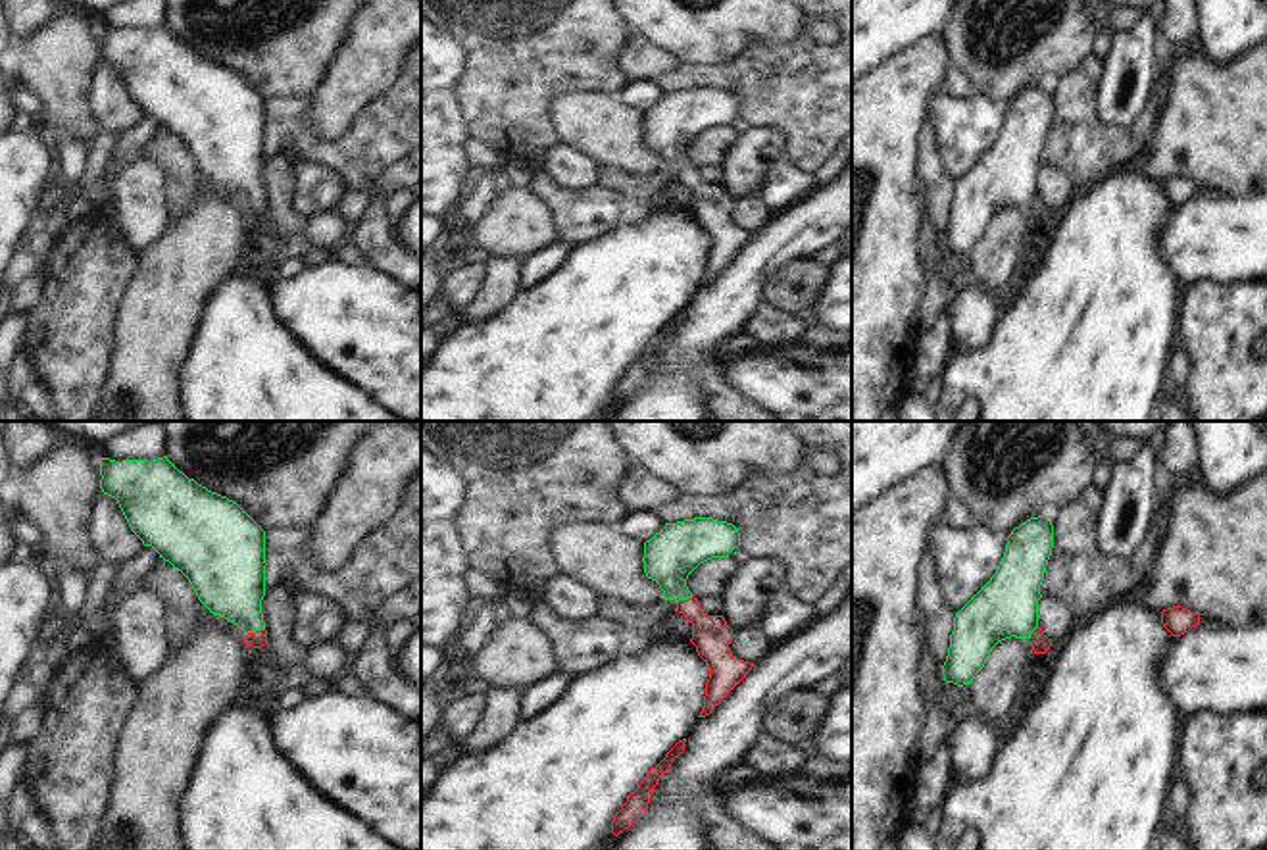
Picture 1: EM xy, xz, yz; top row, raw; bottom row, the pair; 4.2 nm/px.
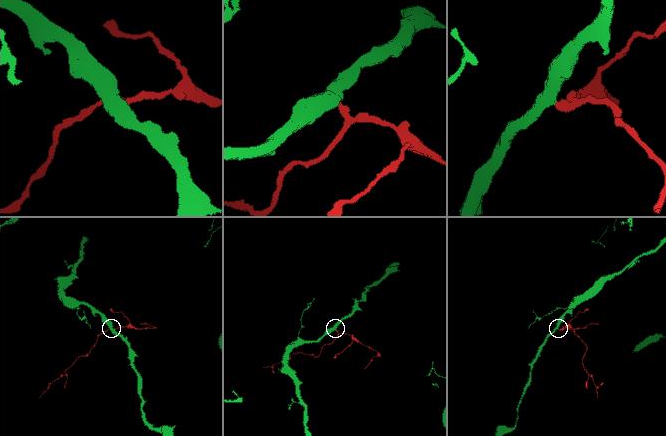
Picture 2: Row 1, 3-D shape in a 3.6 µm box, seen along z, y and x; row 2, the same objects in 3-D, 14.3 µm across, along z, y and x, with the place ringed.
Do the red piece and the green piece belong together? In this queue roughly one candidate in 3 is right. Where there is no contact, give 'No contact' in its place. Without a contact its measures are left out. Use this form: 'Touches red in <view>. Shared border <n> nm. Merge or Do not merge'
Touches red in xy. Shared border 100 nm. Merge.

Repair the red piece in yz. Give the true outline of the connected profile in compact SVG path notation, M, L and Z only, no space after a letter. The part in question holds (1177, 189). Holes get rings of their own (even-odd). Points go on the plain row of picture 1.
M1173 175L1161 181L1161 192L1173 206L1180 206L1200 194L1200 185L1182 175Z

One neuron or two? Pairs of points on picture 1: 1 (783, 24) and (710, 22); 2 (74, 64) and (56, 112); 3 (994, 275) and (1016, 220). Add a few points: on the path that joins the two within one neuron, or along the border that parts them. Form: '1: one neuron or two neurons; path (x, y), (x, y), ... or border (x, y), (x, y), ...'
1: one neuron; path (766, 22), (727, 22)
2: one neuron; path (64, 75), (64, 100)
3: one neuron; path (994, 262), (1006, 233)

